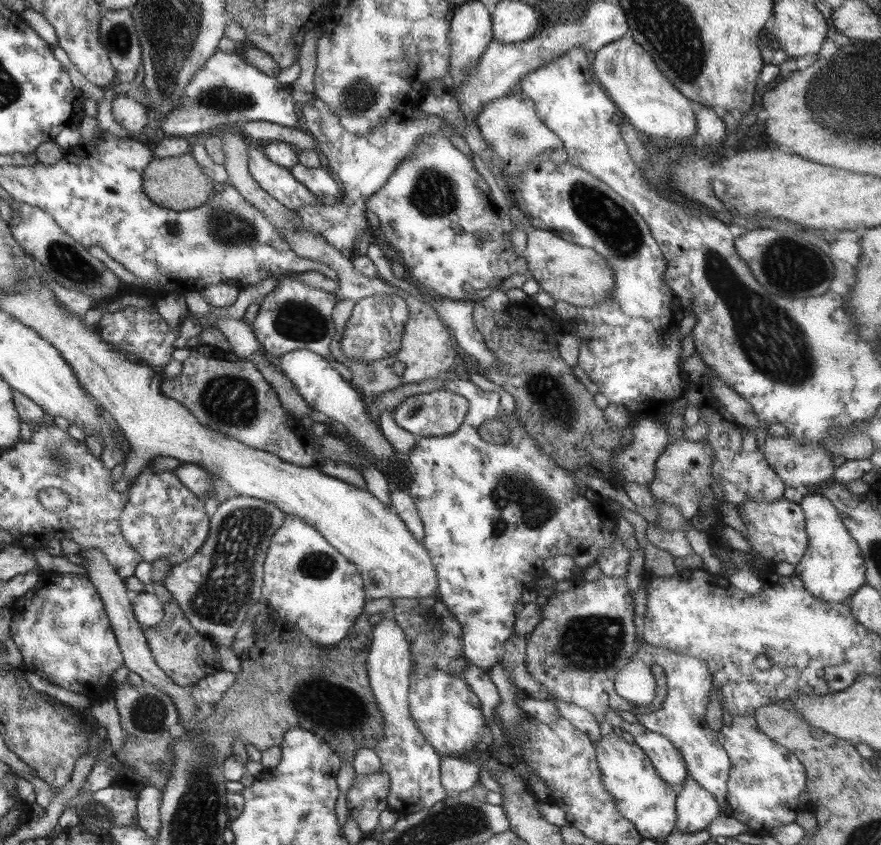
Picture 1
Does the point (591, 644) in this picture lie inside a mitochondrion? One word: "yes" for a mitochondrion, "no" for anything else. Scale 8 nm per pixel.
yes

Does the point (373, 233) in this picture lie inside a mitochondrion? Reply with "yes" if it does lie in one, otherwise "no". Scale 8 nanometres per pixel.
no

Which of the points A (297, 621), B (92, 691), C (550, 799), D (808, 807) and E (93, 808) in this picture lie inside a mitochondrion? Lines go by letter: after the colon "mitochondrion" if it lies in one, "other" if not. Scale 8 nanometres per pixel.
A: other
B: other
C: other
D: other
E: mitochondrion

